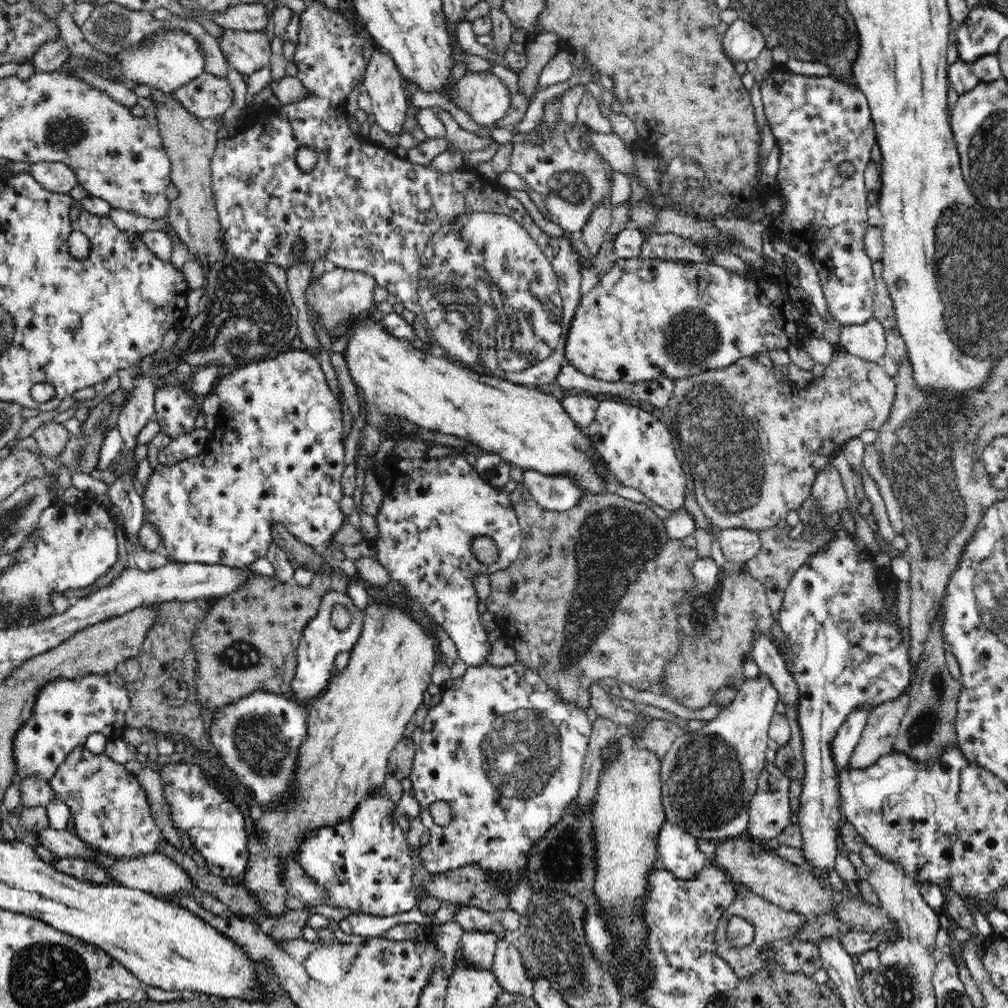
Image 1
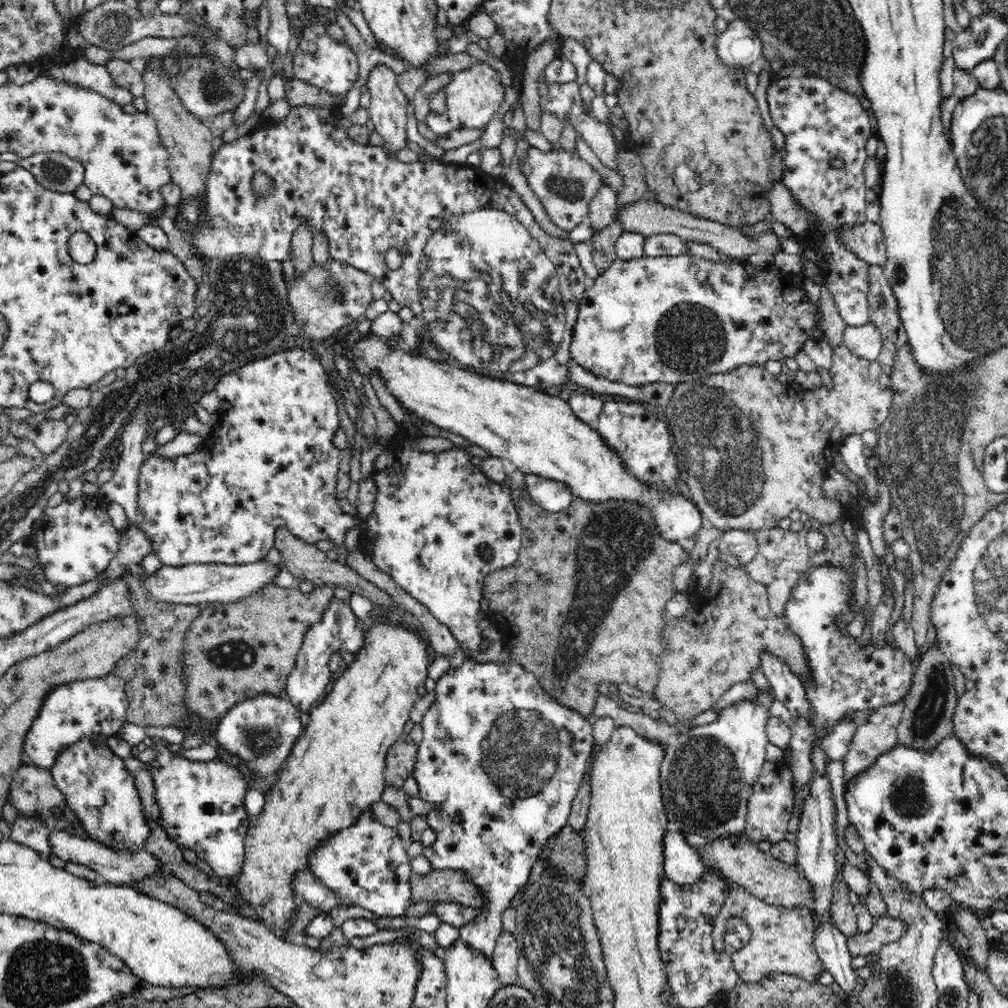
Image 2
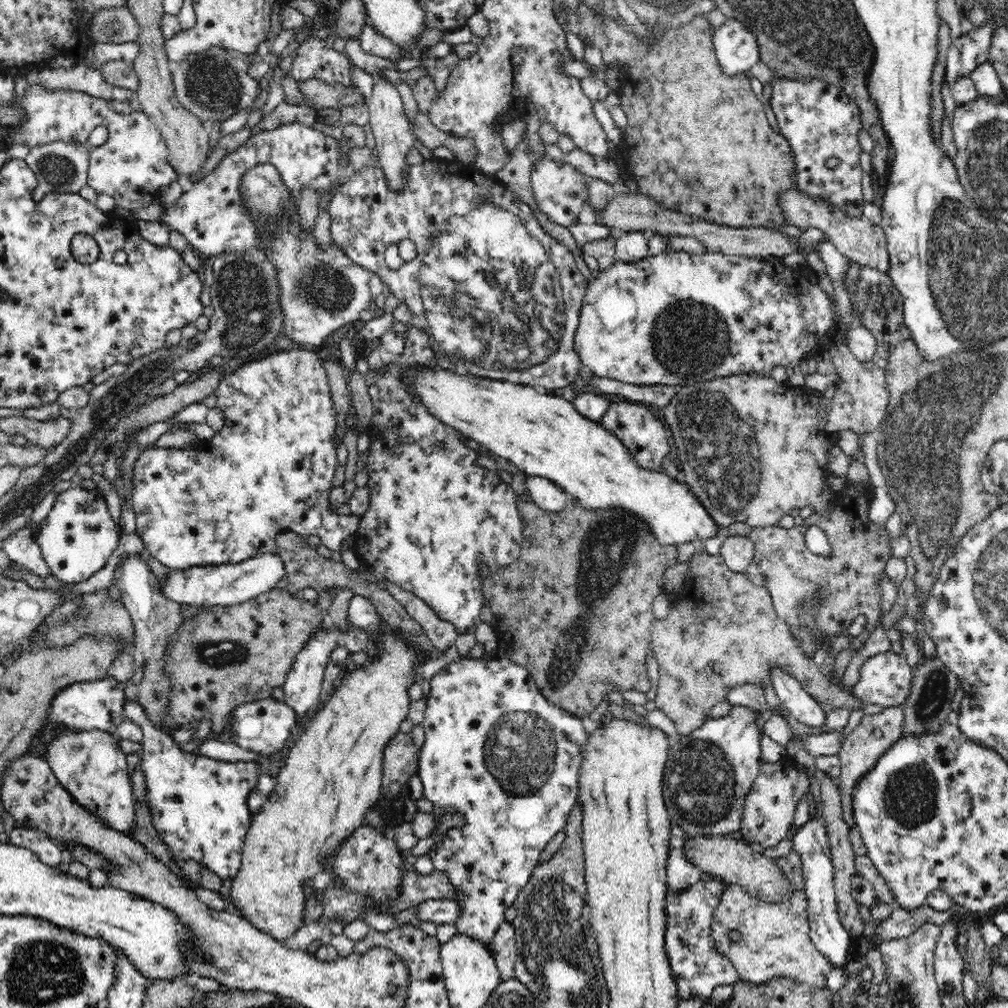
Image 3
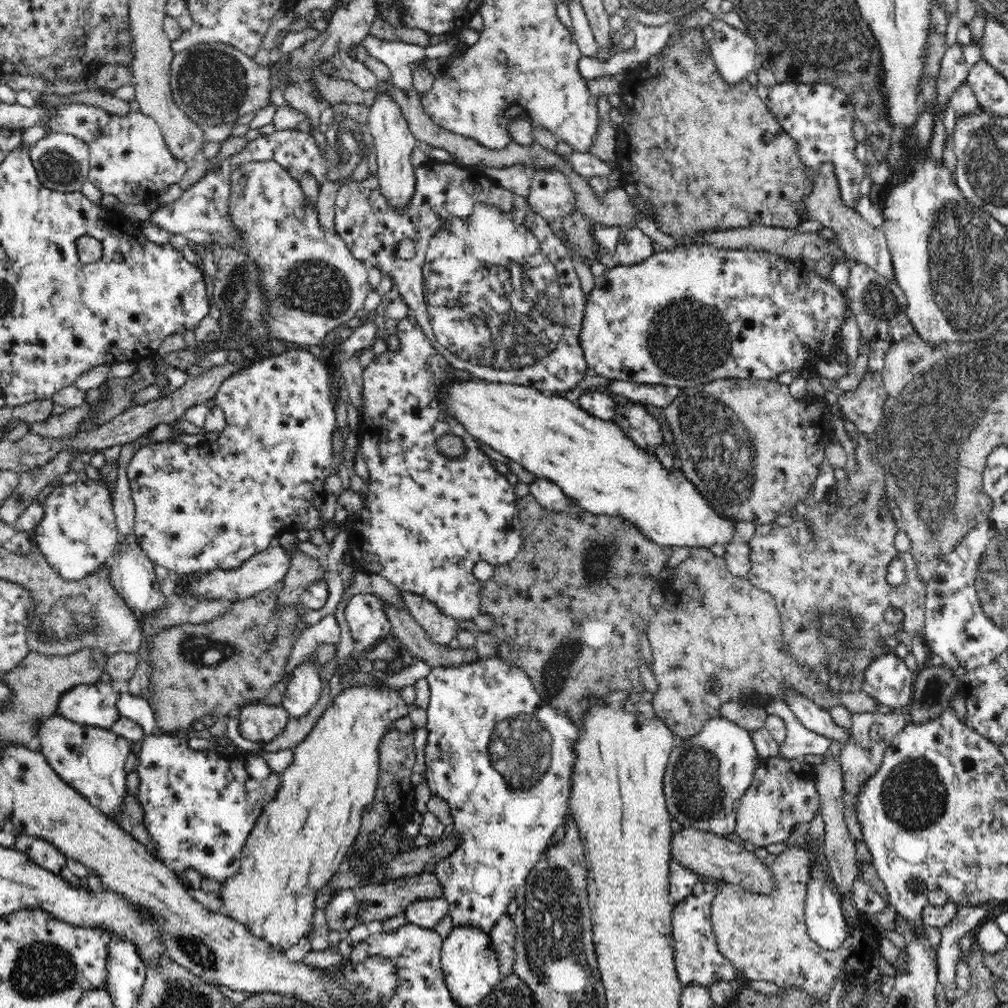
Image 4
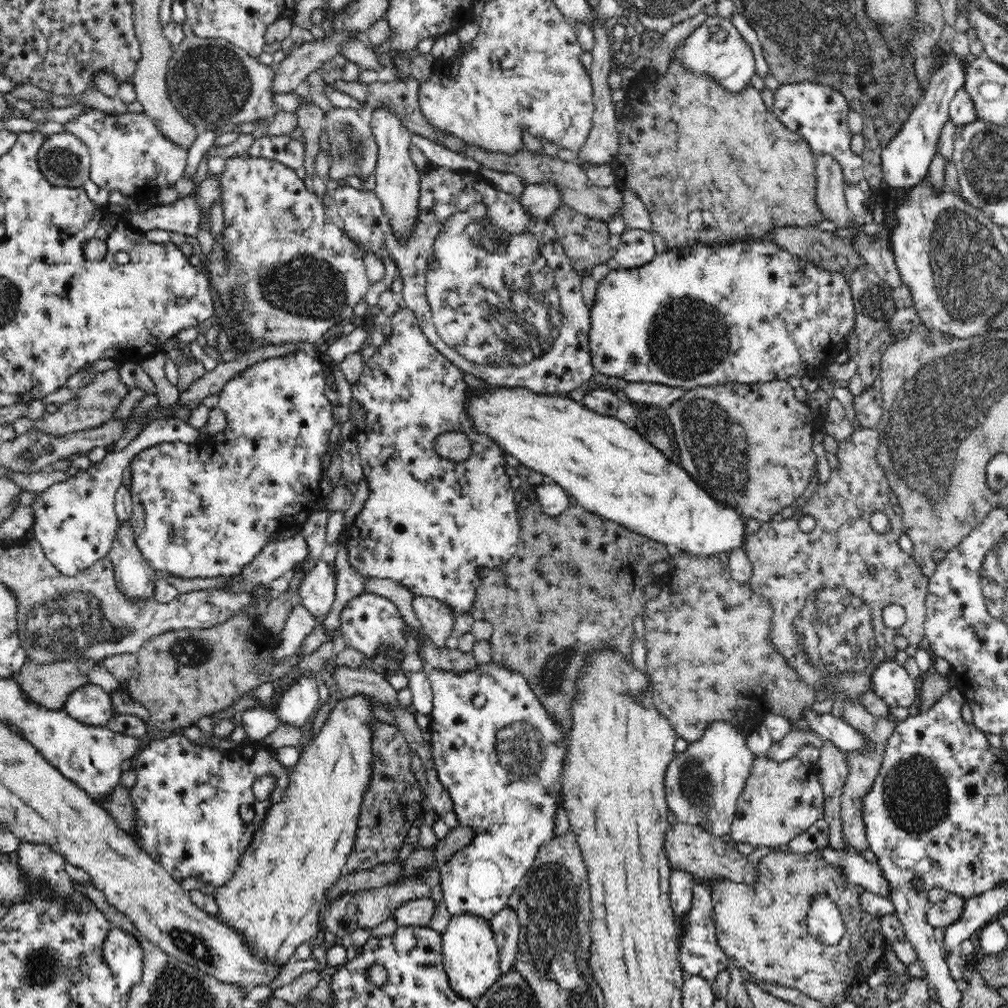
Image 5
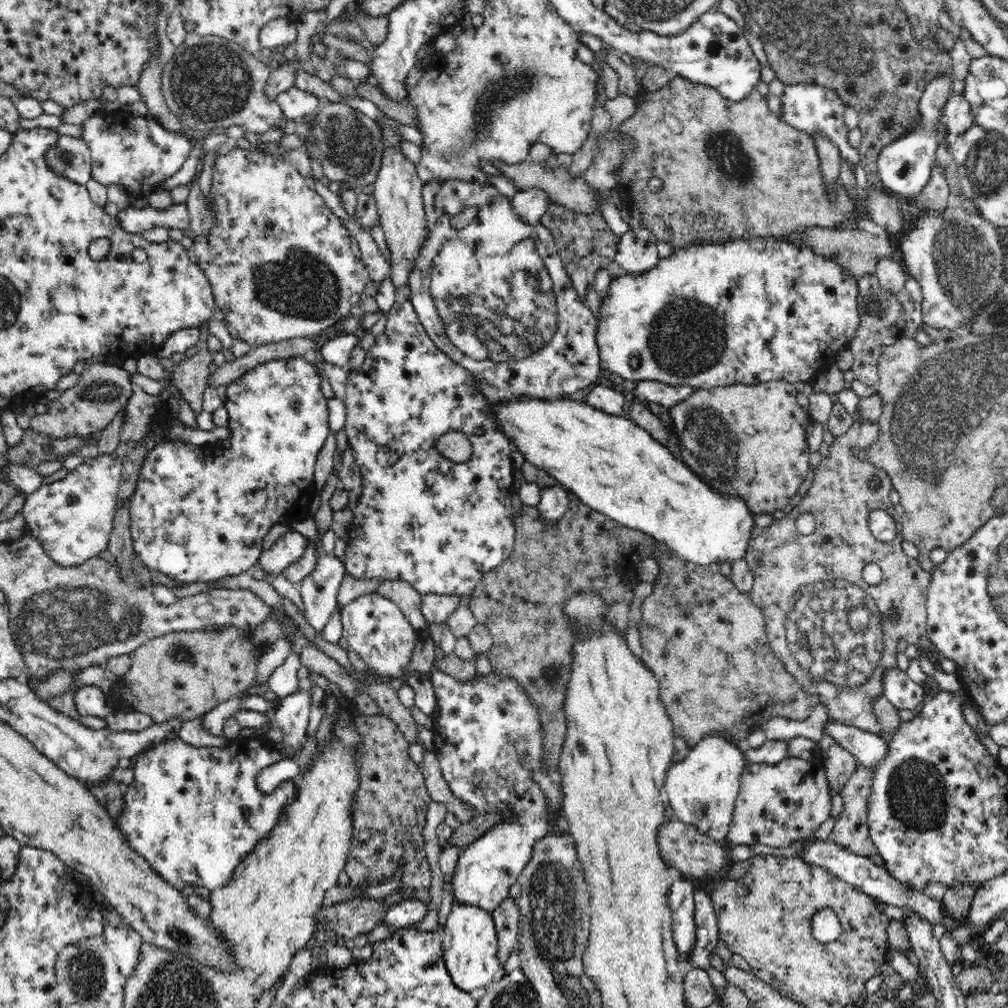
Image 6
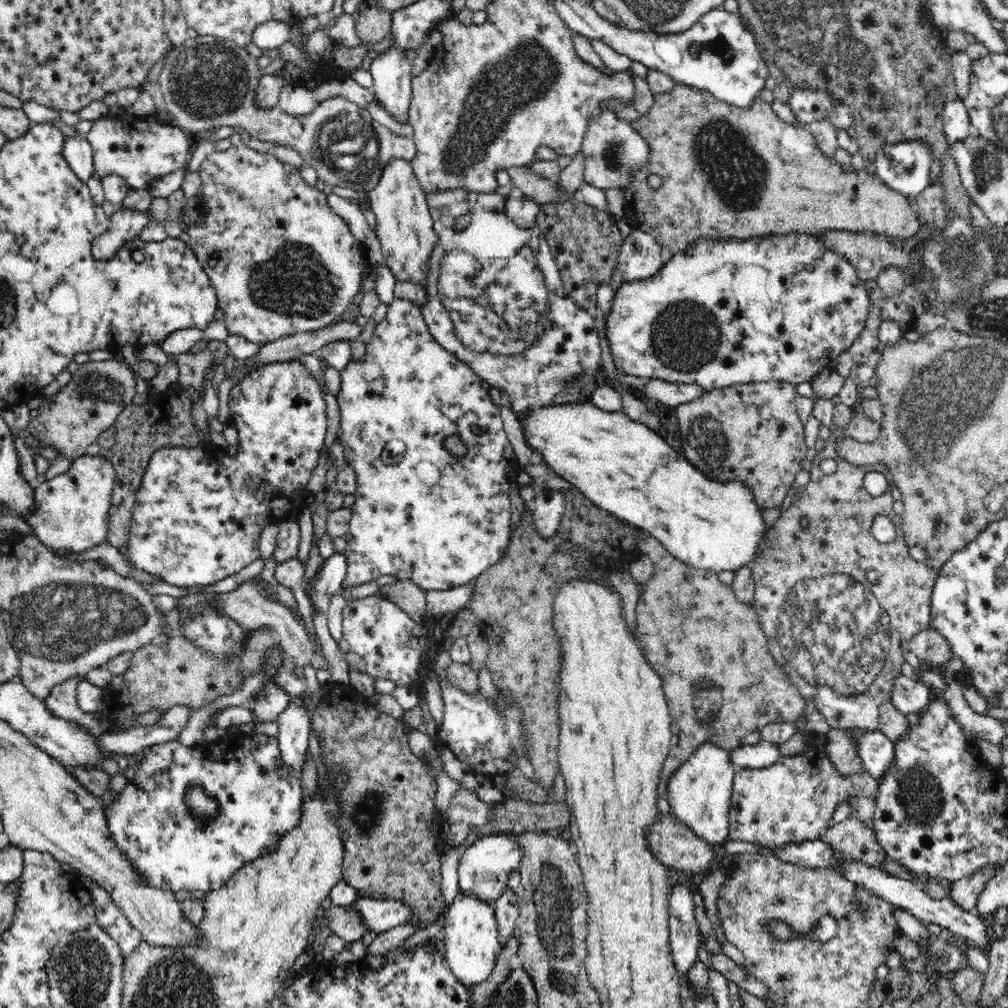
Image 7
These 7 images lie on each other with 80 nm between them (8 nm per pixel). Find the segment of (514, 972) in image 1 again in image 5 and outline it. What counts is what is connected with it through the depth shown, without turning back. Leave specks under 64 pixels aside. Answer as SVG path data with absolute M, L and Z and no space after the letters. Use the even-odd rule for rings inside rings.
M507 906L489 922L498 945L499 965L503 974L506 974L513 968L517 956L519 932L521 931L518 915L516 915L516 910Z

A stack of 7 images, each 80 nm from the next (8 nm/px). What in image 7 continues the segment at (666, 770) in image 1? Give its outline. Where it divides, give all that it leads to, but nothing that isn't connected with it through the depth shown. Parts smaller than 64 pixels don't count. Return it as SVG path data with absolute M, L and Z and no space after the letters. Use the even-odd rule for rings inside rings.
M707 742L700 745L684 764L681 764L674 772L674 776L668 779L668 792L665 798L670 803L670 814L679 822L688 826L694 834L706 844L720 848L729 833L729 811L732 805L734 776L738 768L730 761L730 751Z

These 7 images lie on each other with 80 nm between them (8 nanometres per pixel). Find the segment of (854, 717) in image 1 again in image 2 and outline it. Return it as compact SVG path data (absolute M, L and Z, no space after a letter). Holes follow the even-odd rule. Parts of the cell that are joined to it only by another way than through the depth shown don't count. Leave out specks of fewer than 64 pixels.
M852 714L845 715L843 720L840 721L826 736L820 740L820 749L826 753L829 760L838 760L843 762L844 756L850 750L854 732L856 732L859 725L852 721Z

